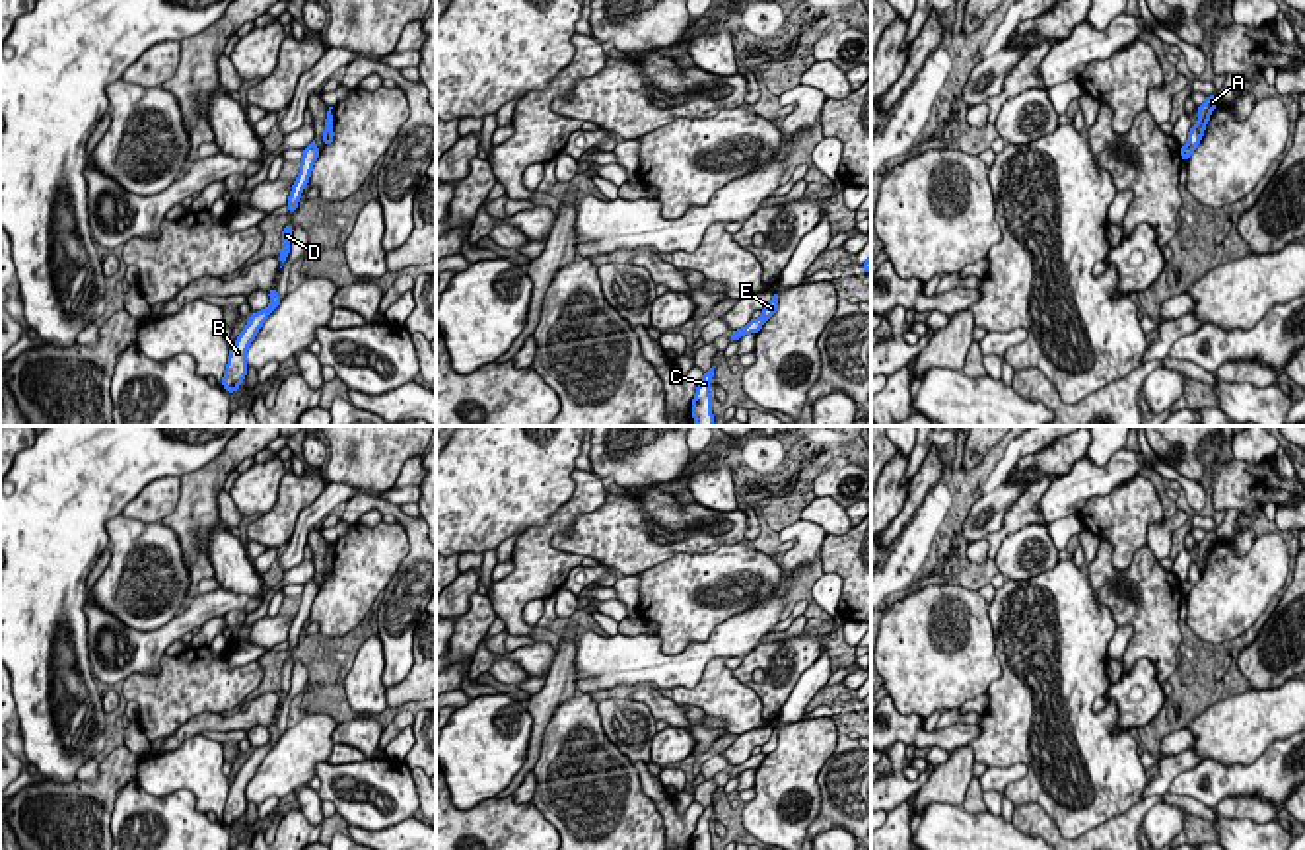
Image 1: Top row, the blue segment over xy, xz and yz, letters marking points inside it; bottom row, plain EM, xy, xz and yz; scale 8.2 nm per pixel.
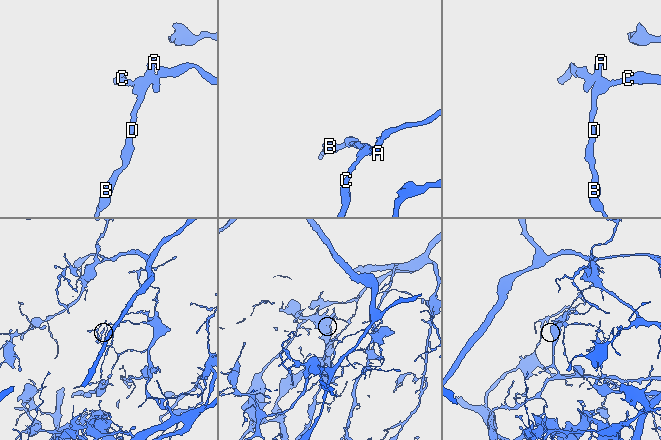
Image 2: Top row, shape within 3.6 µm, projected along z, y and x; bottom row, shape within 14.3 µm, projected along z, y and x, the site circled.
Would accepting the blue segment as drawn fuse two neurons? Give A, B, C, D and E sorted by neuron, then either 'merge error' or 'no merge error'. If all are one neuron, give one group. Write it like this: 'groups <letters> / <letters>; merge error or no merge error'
groups A B C D / E; merge error

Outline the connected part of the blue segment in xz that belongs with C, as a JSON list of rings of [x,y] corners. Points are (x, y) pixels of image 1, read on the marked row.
[[[716,366],[704,372],[704,377],[700,379],[696,395],[692,399],[694,426],[714,426],[712,397],[710,397],[710,381],[714,377],[714,368]]]

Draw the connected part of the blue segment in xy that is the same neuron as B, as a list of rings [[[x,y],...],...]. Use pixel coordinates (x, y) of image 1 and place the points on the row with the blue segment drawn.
[[[268,290],[270,305],[263,311],[257,311],[249,317],[249,323],[237,336],[233,348],[229,350],[228,366],[224,370],[222,387],[229,393],[235,393],[247,375],[247,348],[255,340],[261,325],[266,317],[280,305],[278,290]]]

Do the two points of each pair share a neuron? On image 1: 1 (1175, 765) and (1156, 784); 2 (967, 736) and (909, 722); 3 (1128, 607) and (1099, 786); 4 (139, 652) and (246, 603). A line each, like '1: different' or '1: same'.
1: same
2: same
3: different
4: same

